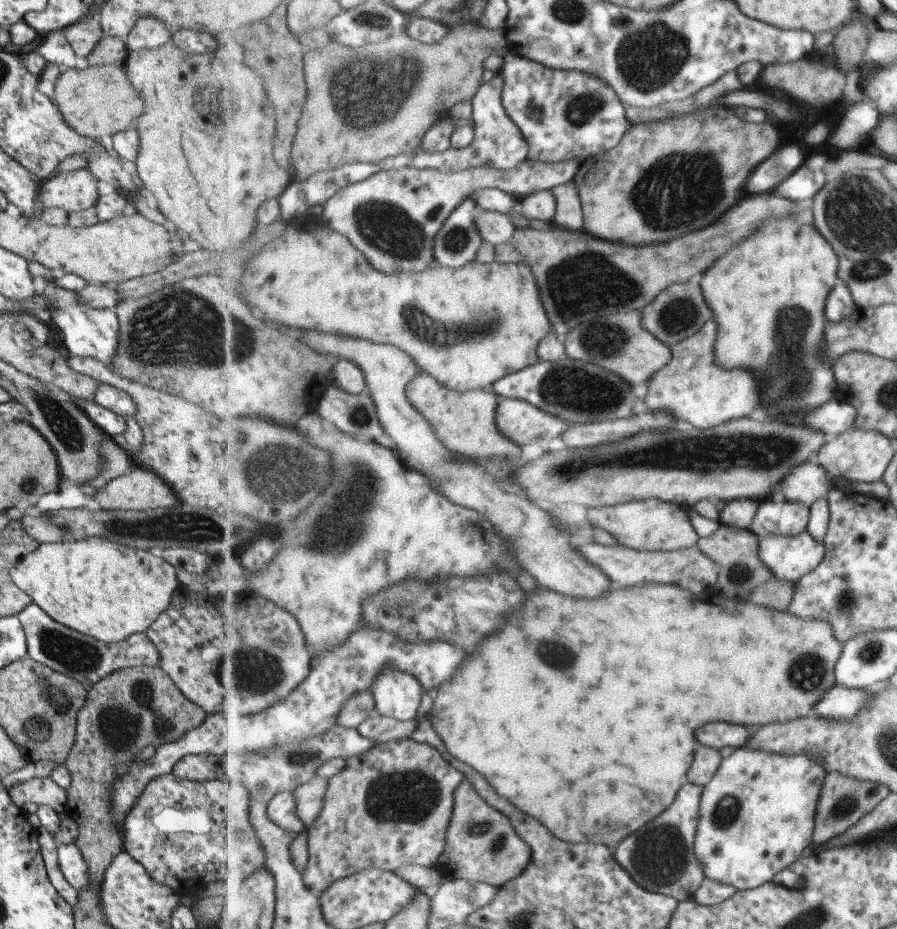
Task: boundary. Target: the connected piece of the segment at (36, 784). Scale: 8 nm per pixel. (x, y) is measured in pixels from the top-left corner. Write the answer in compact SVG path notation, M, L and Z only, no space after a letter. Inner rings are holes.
M32 777L8 789L9 796L21 809L23 802L34 802L36 805L50 806L58 814L65 810L65 791L47 777Z

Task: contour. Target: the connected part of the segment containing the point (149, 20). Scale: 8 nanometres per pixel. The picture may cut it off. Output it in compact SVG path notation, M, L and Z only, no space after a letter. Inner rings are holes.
M141 15L124 40L127 54L141 49L154 49L169 42L172 31L166 26L159 17Z

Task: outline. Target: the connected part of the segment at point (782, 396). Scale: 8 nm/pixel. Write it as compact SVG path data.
M795 214L789 216L783 216L783 218L767 218L765 222L761 223L761 226L755 228L755 232L743 239L739 243L734 244L723 252L712 266L706 268L699 278L700 285L704 290L706 301L712 306L714 310L715 319L719 325L718 339L716 342L716 353L718 354L718 363L731 368L750 368L750 371L754 371L757 368L761 368L765 372L765 382L767 384L765 390L762 393L767 394L767 402L775 400L775 404L771 404L771 408L765 408L769 410L769 416L759 416L764 420L769 421L781 421L782 423L789 423L791 425L803 425L802 416L805 411L809 411L813 407L823 406L827 401L840 397L838 394L837 379L834 375L833 365L828 365L822 358L820 350L825 344L824 342L824 328L828 318L826 317L826 302L828 294L835 288L835 285L839 281L838 268L840 265L839 255L835 252L835 249L831 246L831 243L824 237L824 234L820 233L820 230L814 223L799 224L799 218Z

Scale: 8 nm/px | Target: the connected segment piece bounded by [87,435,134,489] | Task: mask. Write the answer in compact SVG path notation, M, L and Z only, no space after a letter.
M103 435L100 453L104 458L101 472L92 481L87 483L91 484L95 489L102 489L114 478L129 472L134 466L129 453L116 439Z

